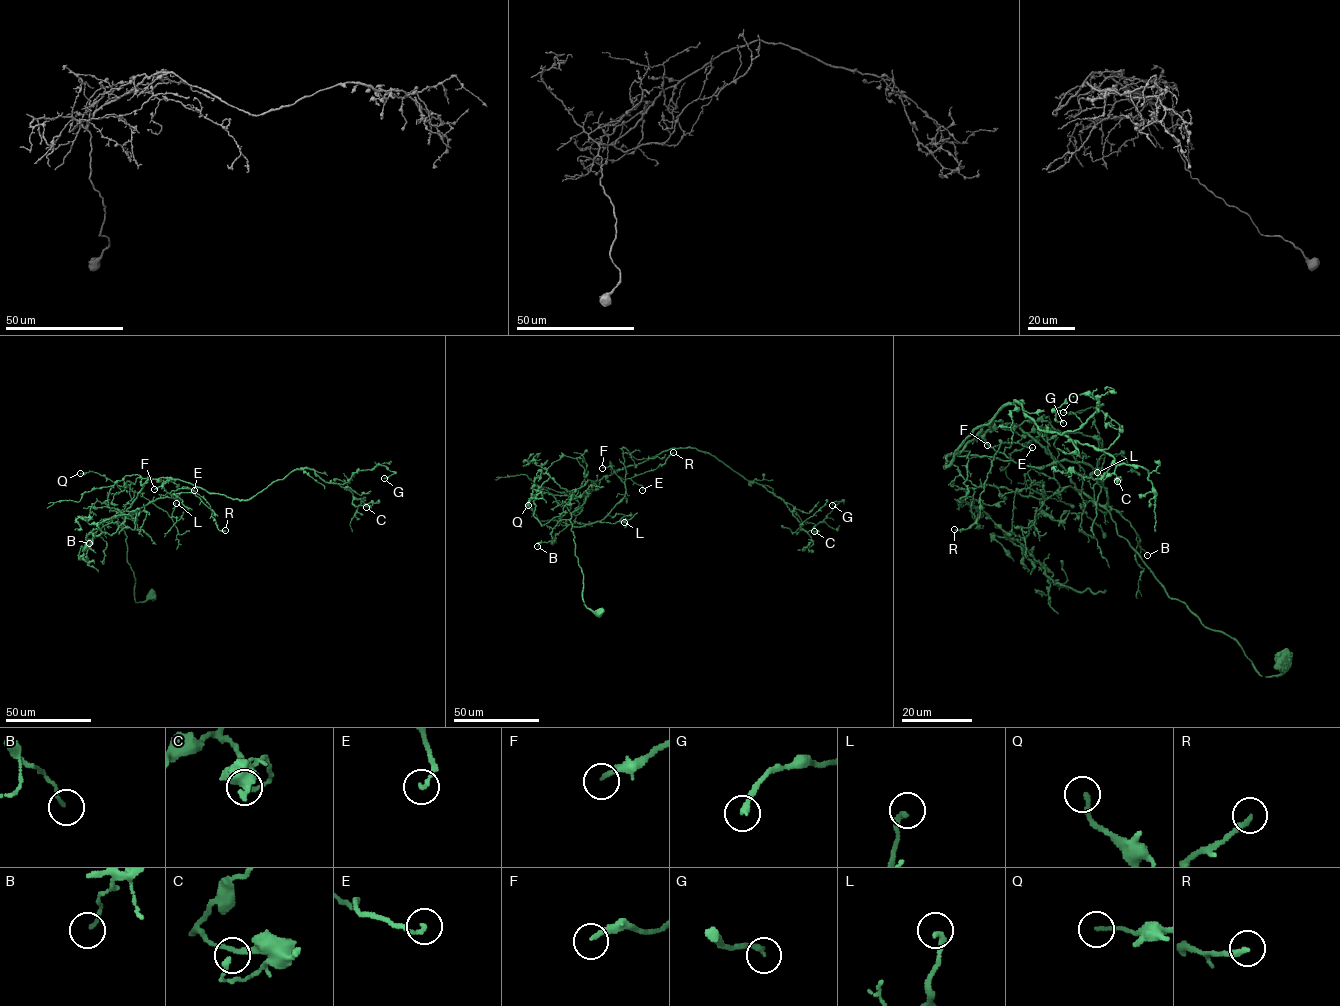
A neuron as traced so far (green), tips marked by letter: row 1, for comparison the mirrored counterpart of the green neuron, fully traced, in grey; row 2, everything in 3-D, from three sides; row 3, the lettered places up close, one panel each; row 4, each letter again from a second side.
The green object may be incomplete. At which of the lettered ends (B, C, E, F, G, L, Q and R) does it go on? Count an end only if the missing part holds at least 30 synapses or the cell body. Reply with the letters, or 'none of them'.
none of them

